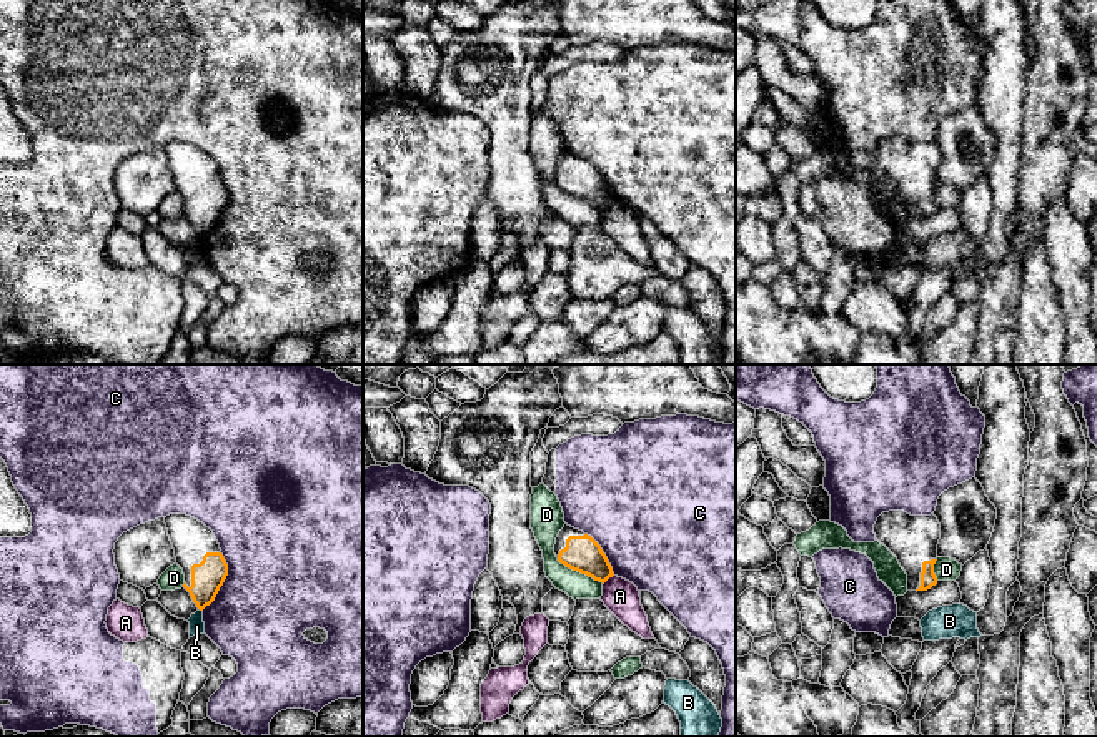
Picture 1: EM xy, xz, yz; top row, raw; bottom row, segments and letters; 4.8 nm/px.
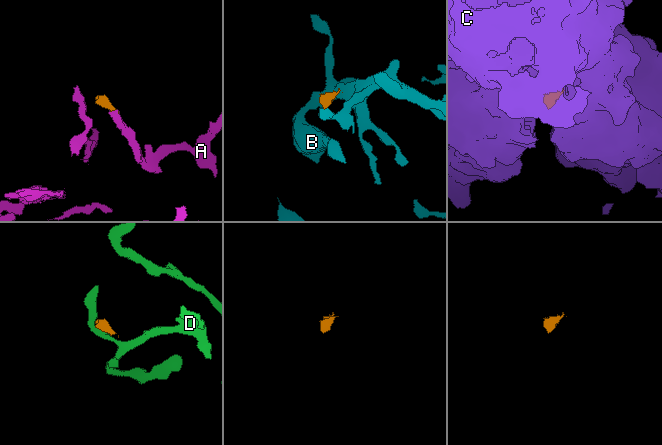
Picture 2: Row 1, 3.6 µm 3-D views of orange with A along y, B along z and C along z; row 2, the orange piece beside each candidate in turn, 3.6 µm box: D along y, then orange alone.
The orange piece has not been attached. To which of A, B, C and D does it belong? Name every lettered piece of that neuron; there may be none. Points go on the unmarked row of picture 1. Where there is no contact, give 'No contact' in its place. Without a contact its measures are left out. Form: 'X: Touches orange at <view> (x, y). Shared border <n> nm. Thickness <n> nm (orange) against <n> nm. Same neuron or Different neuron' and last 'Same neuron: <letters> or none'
A: Touches orange at xz (608, 205). Shared border 80 nm. Thickness 170 nm (orange) against 170 nm. Different neuron
B: Touches orange at xy (200, 237). Shared border 30 nm. Thickness 160 nm (orange) against 80 nm. Different neuron
C: Touches orange at xy (223, 208). Shared border 300 nm. Thickness 160 nm (orange) against 480 nm. Different neuron
D: Touches orange at xz (580, 198). Shared border 260 nm. Thickness 170 nm (orange) against 130 nm. Different neuron
Same neuron: none

